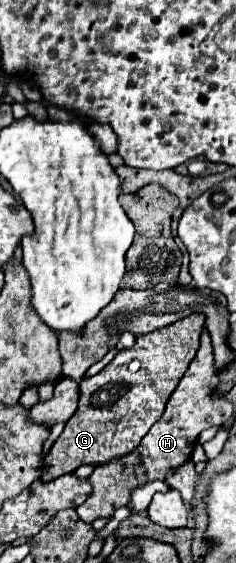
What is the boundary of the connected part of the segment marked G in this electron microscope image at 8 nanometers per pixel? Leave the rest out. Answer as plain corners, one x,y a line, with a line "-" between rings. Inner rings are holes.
189,314
175,324
137,336
133,348
121,350
99,374
83,378
79,382
77,412
67,420
65,430
45,456
41,482
71,474
83,464
99,466
133,452
139,446
141,438
149,432
149,428
161,418
169,396
195,358
195,352
199,348
199,334
204,325
203,314
-
133,360
141,362
137,372
129,370
129,364
-
111,386
119,386
117,402

